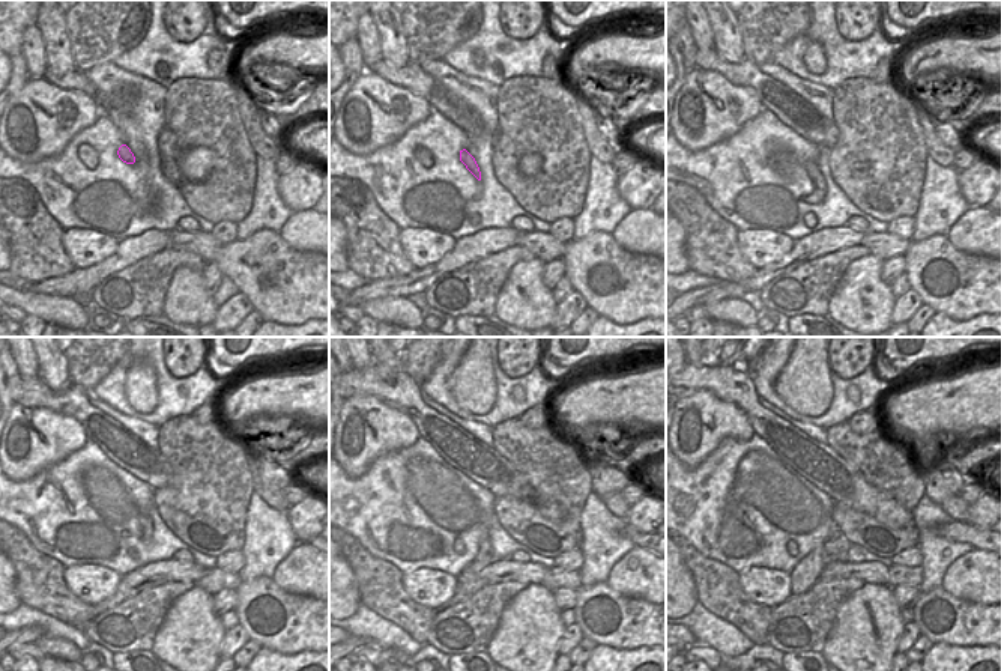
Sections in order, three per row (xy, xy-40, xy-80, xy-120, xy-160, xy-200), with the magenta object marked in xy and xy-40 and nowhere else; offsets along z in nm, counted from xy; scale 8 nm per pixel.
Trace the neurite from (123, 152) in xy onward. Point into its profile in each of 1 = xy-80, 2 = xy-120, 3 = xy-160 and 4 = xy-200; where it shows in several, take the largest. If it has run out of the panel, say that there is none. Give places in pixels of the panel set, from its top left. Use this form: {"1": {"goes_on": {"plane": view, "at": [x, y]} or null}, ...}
{"1": {"goes_on": {"plane": "xy-80", "at": [819, 187]}}, "2": {"goes_on": {"plane": "xy-120", "at": [146, 524]}}, "3": {"goes_on": {"plane": "xy-160", "at": [484, 557]}}, "4": {"goes_on": {"plane": "xy-200", "at": [807, 570]}}}

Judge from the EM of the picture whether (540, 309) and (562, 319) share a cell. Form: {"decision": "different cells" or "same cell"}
{"decision": "different cells"}

